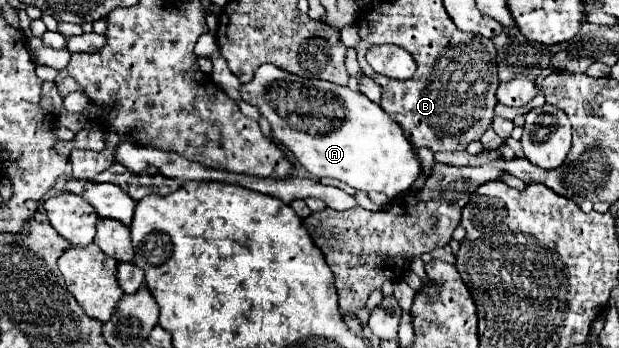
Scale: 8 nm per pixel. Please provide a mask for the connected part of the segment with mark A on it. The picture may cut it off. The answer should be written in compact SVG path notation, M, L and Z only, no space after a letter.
M261 65L255 77L249 83L243 83L241 97L249 105L257 107L259 113L271 121L273 139L283 143L297 161L315 177L335 177L359 191L381 191L389 199L411 189L415 179L421 175L421 167L413 145L403 135L399 123L395 123L377 103L367 99L359 91L351 91L349 87L341 87L321 79L303 79L293 73L285 73L277 65Z

